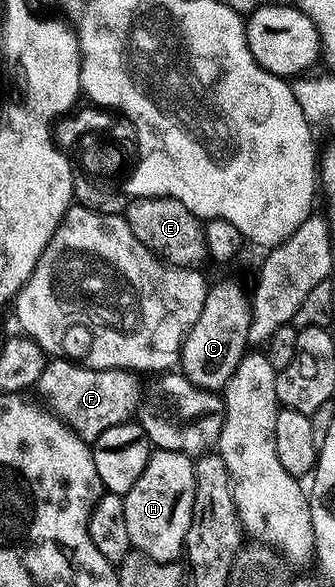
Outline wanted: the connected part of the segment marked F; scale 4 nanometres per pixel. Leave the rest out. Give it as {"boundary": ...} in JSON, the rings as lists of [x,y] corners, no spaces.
{"boundary":[[[57,356],[48,361],[39,377],[37,390],[49,402],[50,409],[59,415],[84,442],[93,444],[105,430],[130,421],[143,399],[143,387],[134,371],[121,369],[89,369]]]}

